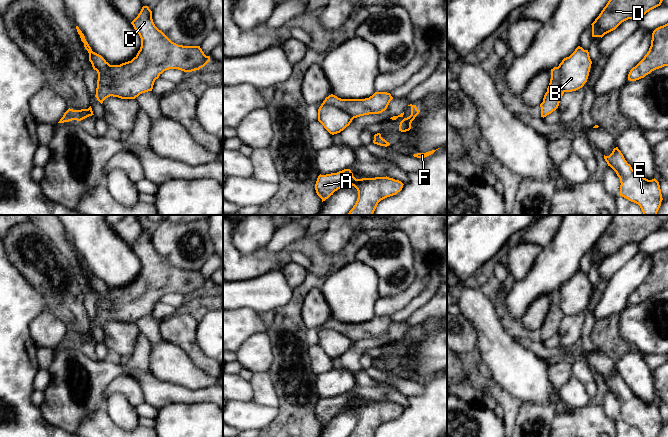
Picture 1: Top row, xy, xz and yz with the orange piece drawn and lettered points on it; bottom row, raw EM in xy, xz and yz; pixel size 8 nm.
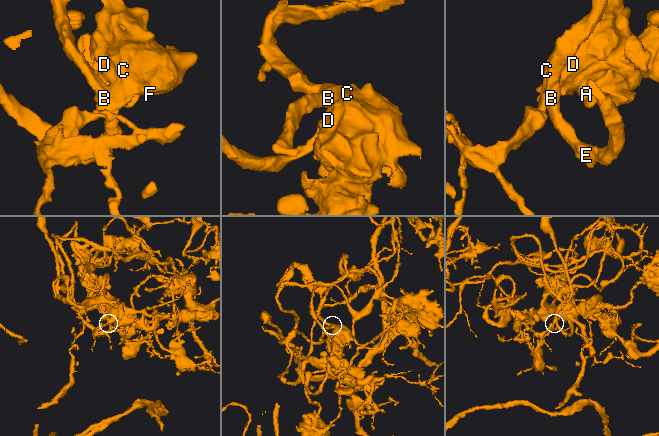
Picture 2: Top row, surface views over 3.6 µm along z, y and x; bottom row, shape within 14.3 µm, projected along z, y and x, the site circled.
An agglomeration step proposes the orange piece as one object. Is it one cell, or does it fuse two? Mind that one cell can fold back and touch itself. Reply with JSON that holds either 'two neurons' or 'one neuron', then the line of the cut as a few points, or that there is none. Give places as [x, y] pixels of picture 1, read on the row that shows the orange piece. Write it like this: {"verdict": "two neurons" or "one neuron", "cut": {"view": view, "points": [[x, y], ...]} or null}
{"verdict": "one neuron", "cut": null}

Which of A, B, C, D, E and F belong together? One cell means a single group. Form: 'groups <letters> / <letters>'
groups A B C D E F

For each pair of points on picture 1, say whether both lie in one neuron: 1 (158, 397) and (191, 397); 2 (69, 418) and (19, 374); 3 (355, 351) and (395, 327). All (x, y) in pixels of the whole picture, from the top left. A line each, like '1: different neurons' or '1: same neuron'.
1: same neuron
2: different neurons
3: same neuron

